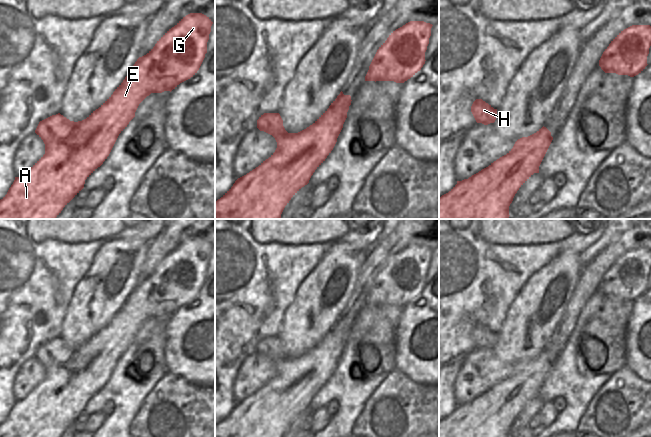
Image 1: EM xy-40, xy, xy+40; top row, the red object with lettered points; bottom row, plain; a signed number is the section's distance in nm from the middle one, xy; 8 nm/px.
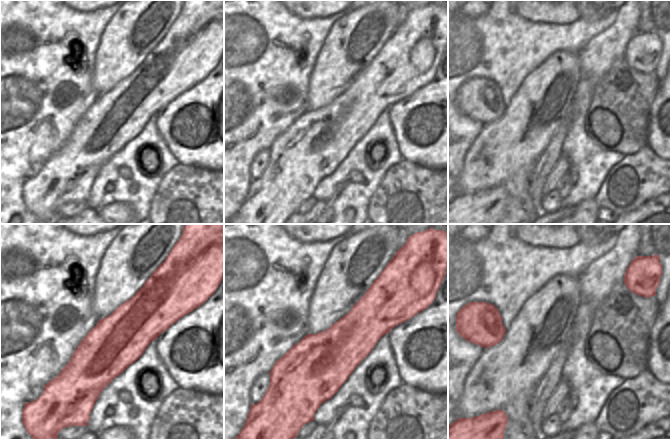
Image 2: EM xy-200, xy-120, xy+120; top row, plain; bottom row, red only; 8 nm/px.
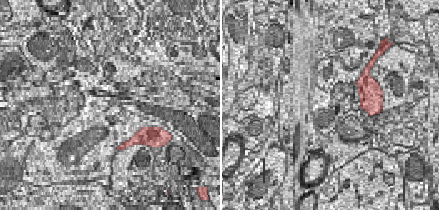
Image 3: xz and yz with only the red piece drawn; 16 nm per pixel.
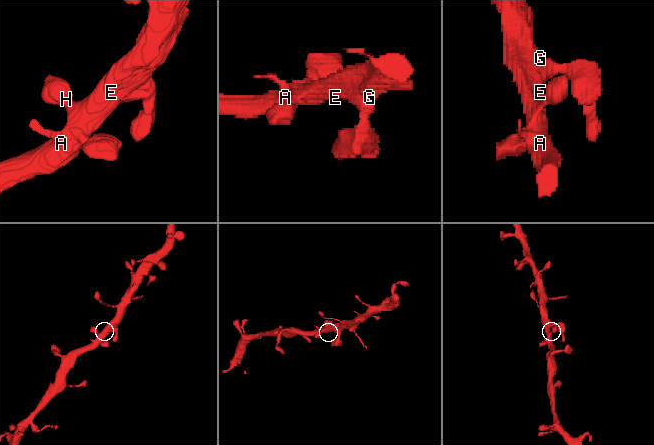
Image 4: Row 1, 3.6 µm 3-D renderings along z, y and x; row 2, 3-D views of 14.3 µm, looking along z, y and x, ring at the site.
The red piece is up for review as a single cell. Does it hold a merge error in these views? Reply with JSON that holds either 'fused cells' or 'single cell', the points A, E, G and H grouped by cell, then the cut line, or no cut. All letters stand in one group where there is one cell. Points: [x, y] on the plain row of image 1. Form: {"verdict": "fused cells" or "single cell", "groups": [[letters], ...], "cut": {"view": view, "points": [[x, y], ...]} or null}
{"verdict": "single cell", "groups": [["A", "E", "G", "H"]], "cut": null}

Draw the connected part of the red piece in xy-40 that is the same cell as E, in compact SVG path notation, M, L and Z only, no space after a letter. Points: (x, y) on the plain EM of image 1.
M190 237L183 241L146 279L137 283L113 318L86 343L74 346L58 337L40 345L35 357L45 368L45 378L24 399L15 401L7 418L0 424L0 437L61 437L84 412L85 404L107 383L119 358L135 341L139 328L151 317L171 316L197 297L207 277L212 248L211 243L202 237Z

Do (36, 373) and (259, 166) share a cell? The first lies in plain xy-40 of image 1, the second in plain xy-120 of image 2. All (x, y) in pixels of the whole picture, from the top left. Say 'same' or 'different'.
same

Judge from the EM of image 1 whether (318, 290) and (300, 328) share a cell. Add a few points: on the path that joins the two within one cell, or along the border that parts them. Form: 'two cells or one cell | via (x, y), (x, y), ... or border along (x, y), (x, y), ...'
one cell | via (318, 299), (307, 312), (306, 319)

